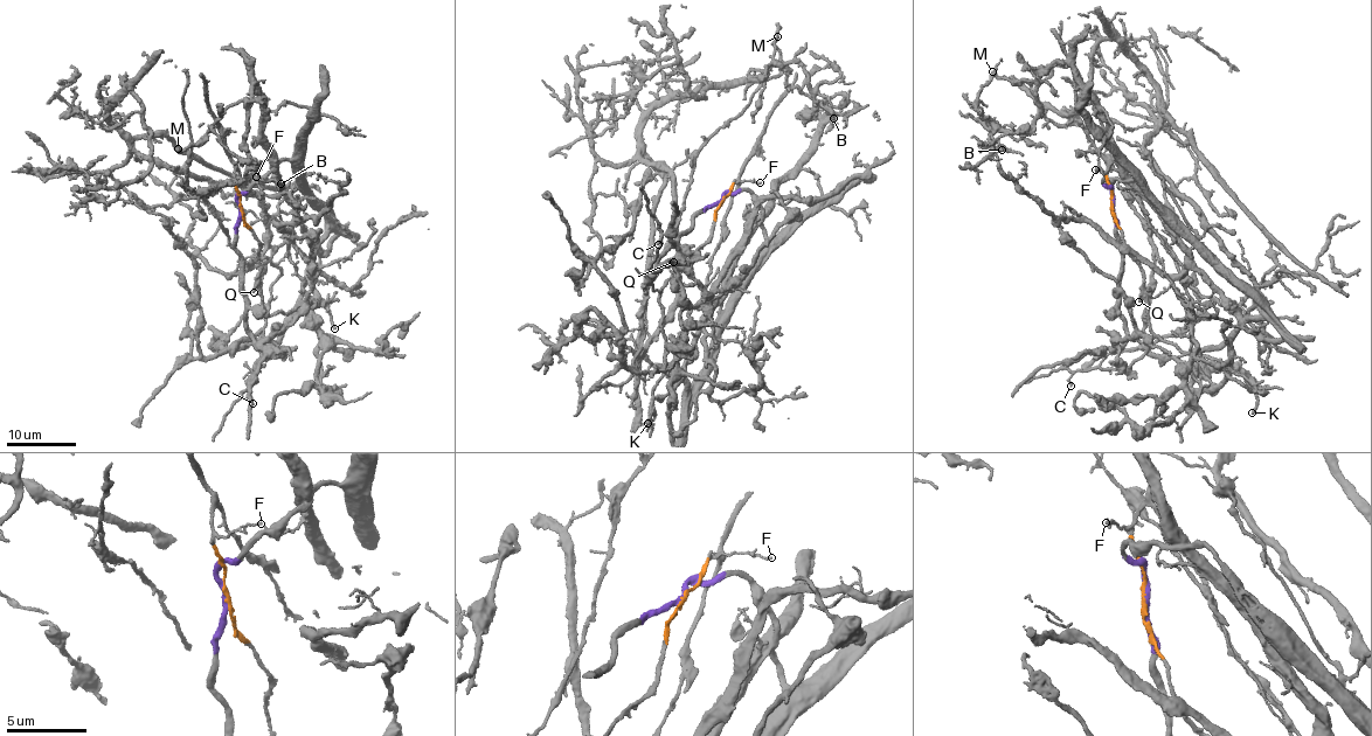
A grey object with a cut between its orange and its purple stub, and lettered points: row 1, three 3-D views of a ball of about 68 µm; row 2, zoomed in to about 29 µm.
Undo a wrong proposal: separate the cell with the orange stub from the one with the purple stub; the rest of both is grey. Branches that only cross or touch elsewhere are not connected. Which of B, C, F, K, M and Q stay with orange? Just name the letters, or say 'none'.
C, F, K, Q

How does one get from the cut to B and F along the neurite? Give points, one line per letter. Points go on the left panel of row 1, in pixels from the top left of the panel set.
B: (241, 208), (236, 198), (274, 166), (262, 96), (251, 84), (244, 147), (254, 169), (249, 174), (281, 184)
F: (241, 208), (236, 185), (256, 176)

